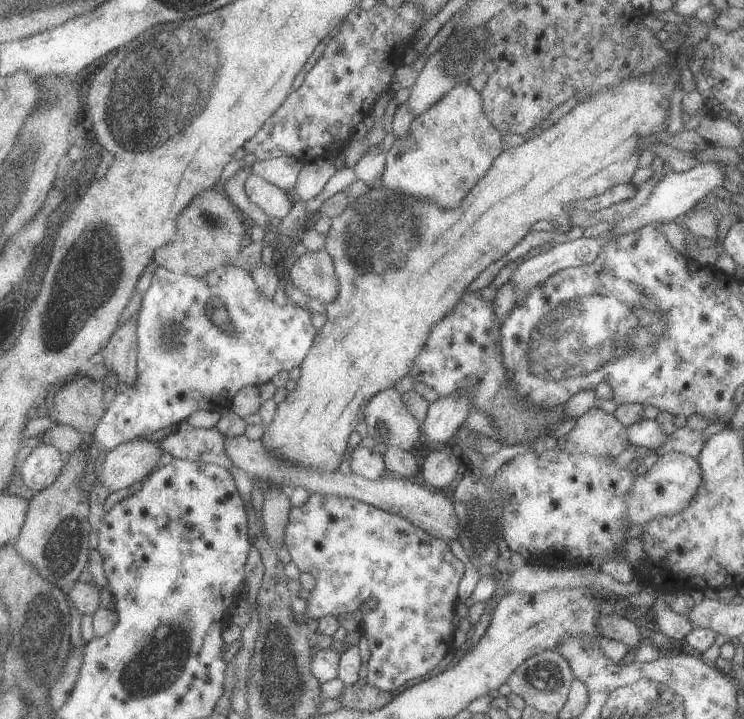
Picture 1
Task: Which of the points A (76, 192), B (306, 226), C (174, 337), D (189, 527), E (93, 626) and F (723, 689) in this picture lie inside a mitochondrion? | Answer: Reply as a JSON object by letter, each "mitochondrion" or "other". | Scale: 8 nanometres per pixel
{"A":"other","B":"other","C":"mitochondrion","D":"other","E":"other","F":"other"}

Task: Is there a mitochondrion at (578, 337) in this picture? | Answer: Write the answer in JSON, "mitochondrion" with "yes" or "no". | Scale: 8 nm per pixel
{"mitochondrion":"yes"}

